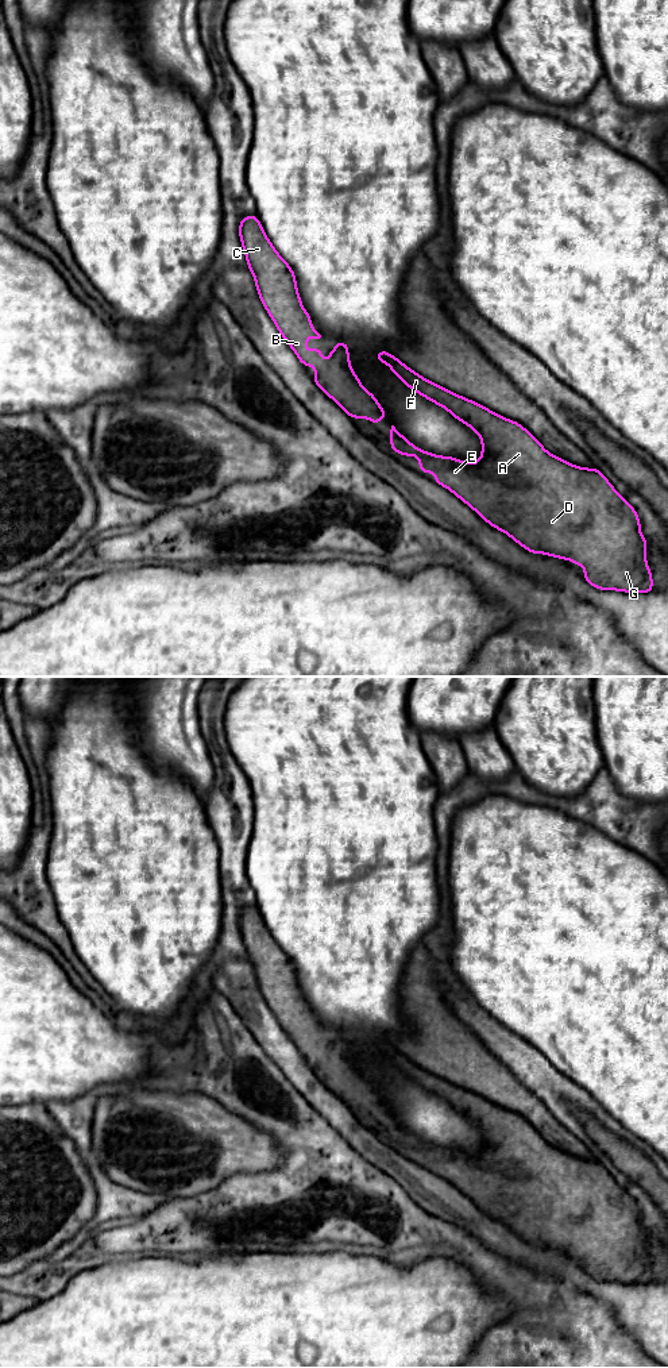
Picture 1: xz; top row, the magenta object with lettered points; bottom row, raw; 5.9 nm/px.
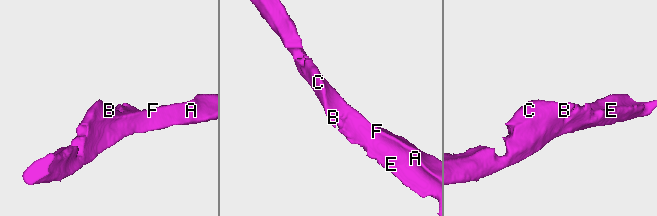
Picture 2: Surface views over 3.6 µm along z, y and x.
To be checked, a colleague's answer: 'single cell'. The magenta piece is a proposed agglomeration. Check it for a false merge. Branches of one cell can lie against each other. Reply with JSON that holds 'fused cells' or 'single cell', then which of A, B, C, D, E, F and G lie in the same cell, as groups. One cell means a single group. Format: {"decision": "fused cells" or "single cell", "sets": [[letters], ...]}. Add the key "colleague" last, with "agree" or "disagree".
{"decision": "single cell", "sets": [["A", "B", "C", "D", "E", "F", "G"]], "colleague": "agree"}

